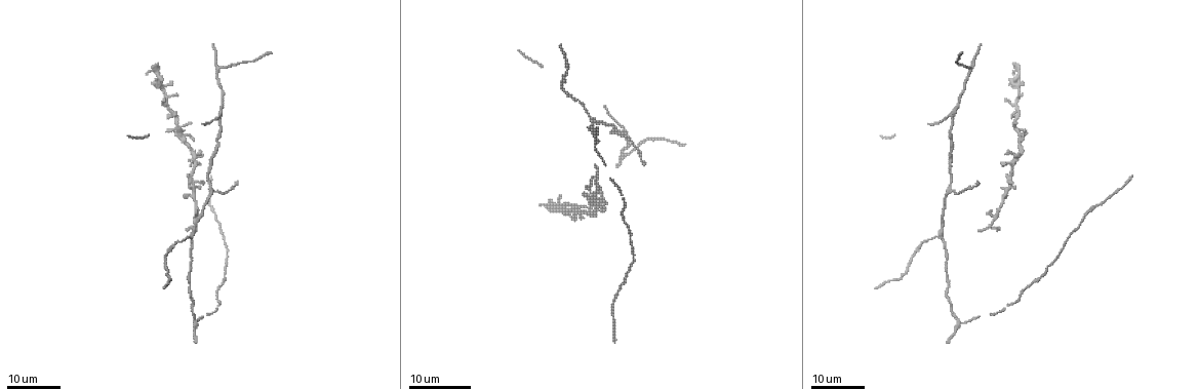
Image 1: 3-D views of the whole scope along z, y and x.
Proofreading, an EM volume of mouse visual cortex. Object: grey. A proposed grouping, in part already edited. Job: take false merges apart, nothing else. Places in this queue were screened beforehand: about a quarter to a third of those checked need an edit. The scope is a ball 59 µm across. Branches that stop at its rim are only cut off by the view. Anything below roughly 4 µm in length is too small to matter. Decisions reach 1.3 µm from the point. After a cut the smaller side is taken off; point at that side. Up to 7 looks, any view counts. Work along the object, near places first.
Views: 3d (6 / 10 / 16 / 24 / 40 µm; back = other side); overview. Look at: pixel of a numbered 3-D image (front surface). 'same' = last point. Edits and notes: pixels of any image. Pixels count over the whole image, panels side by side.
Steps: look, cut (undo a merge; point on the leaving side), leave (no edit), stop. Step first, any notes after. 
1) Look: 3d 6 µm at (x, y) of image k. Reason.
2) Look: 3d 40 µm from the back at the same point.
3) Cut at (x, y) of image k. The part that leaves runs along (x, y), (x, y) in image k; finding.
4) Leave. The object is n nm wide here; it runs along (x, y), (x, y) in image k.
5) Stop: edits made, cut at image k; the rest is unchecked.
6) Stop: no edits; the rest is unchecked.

Look: 3d 16 µm at (951, 114) of image 1. Three-way junction.

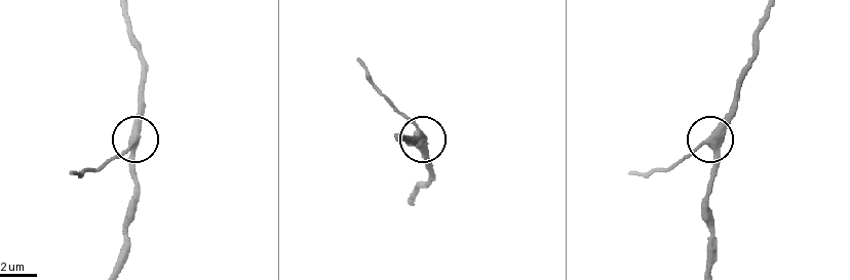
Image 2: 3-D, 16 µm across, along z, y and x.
Look: 3d 6 µm at (131, 143) of image 2.

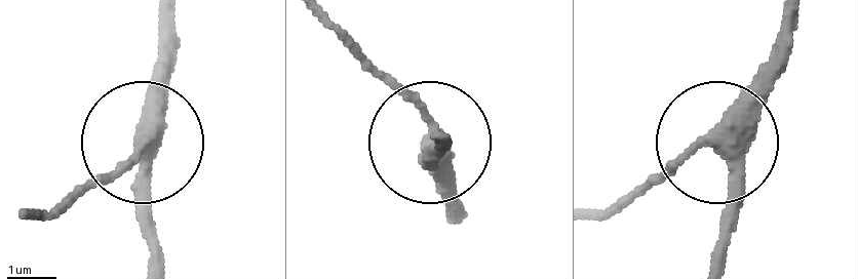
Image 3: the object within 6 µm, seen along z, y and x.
Leave. It runs along (726, 257), (718, 134), (783, 66) in image 3; continuous, no second neuron.

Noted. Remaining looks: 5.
Look: 3d 16 µm at (217, 68) of image 1. Branch point.

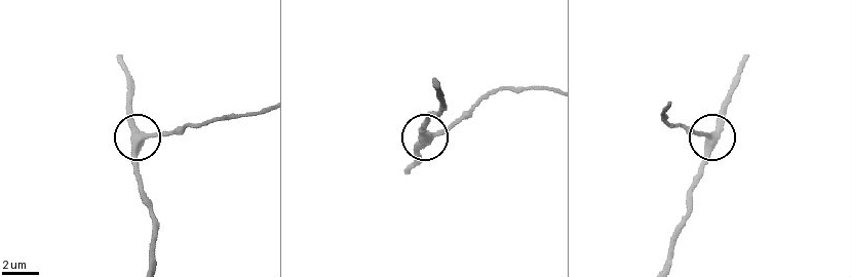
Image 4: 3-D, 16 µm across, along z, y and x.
Look: 3d 10 µm at (140, 133) of image 4.

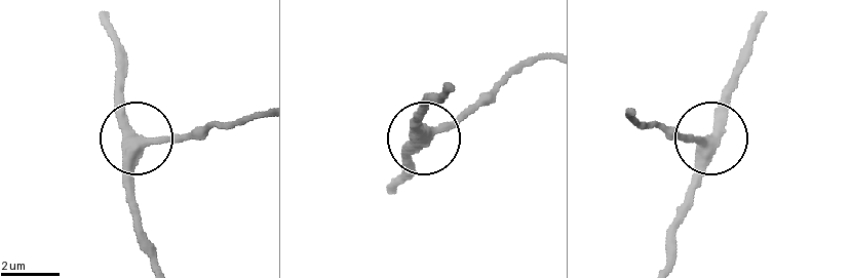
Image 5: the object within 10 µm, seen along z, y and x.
Leave. 3 arms meet here; it runs along (666, 262), (700, 151), (725, 121), (732, 80) in image 5; continuous, no second neuron.

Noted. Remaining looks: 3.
Look: 3d 24 µm at (213, 191) of image 1. Three-way junction.

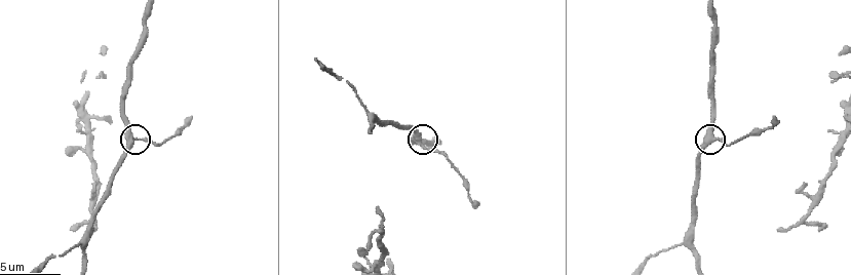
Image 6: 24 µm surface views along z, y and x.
Look: 3d 10 µm at (420, 144) of image 6. Zoom in.

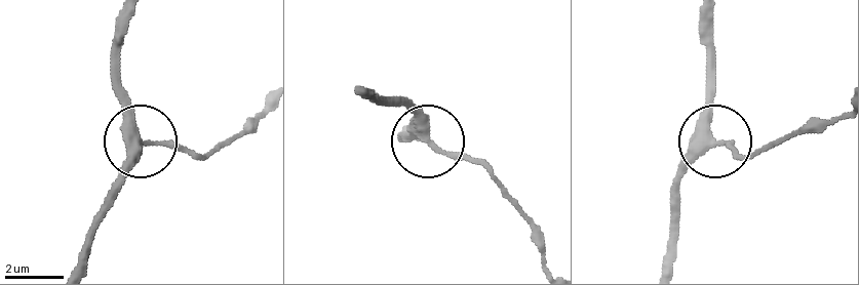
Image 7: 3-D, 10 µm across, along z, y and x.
Leave. It runs along (665, 262), (672, 203), (688, 167), (716, 143), (751, 159) in image 7; all the same neuron.

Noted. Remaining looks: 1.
Stop: no edits; the rest is unchecked.

